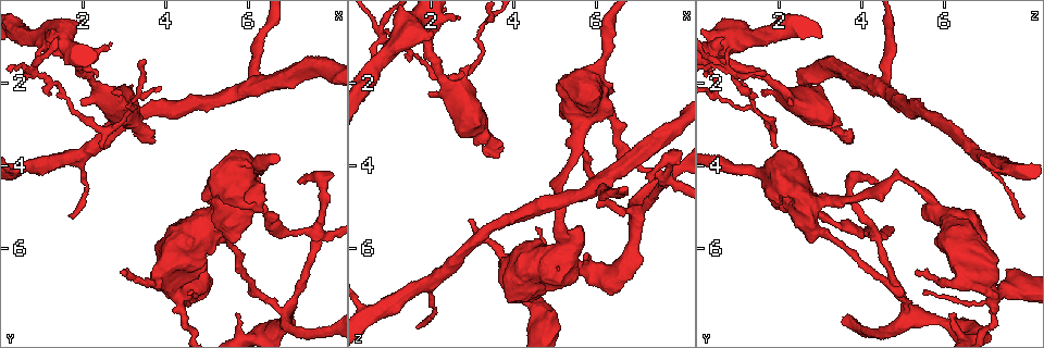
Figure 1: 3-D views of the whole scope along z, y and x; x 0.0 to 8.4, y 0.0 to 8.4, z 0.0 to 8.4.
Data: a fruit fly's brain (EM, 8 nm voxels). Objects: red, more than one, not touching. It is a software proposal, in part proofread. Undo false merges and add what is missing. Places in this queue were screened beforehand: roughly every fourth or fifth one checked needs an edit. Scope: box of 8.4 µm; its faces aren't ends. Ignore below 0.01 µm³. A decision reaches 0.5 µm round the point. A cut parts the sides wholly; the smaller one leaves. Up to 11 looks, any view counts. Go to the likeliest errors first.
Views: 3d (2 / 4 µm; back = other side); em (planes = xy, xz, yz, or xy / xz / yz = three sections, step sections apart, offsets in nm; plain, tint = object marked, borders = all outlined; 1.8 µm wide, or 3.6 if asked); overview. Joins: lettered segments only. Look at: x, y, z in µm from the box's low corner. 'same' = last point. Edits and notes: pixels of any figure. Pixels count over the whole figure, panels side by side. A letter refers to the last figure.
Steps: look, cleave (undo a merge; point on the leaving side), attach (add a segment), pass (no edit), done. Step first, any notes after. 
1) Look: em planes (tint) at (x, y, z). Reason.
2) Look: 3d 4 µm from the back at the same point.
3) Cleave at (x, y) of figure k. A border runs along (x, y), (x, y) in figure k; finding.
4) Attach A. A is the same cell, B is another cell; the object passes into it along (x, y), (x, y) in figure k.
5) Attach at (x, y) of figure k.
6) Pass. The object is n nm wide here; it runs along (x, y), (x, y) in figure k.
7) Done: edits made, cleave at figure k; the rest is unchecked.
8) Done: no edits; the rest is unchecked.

Look: 3d 4 µm at (7.55, 5.55, 4.25). Sharp bend.

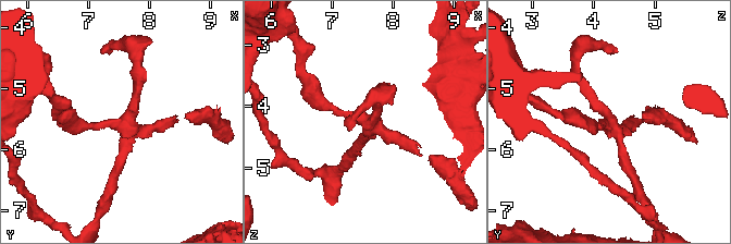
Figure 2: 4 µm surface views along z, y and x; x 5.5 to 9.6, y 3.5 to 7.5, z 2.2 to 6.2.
Look: em planes (tint) at (7.55, 5.60, 4.25). 4 arms meet here.

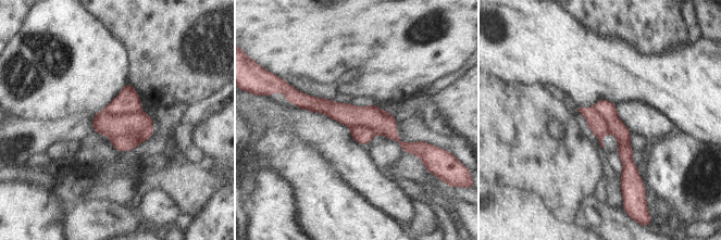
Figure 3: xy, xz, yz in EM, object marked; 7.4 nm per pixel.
Look: em planes (borders) at the same point. What lies round it.

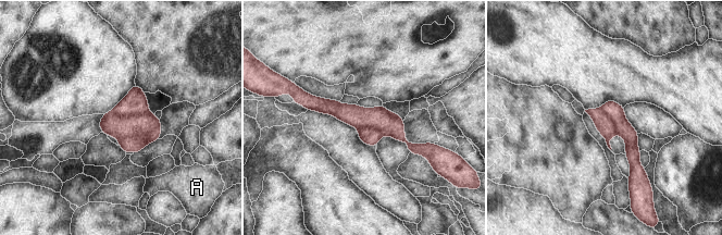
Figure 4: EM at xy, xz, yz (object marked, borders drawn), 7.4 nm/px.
Cleave at (135, 102) of figure 4. A is another cell; a border runs along (113, 109), (122, 116), (148, 111) in figure 4; two neurons meet here.

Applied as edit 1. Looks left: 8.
Look: 3d 2 µm at (2.50, 3.55, 2.00). Tapers out.

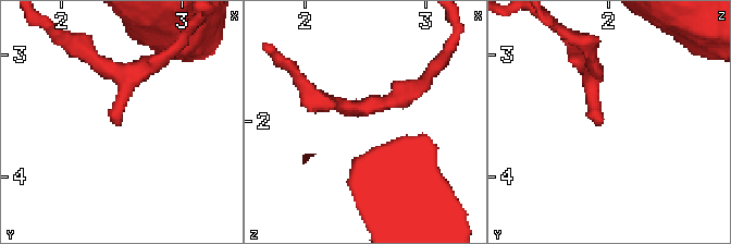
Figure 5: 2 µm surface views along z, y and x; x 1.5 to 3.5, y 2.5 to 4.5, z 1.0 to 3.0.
Look: em planes (borders) at (2.48, 3.56, 1.96). Need the tissue.

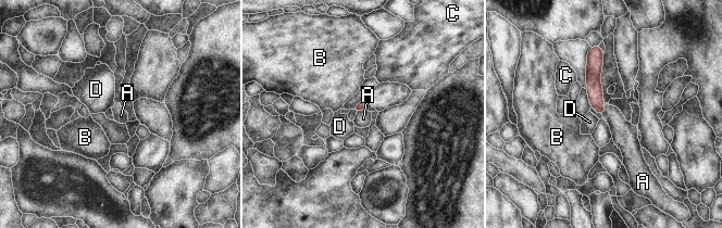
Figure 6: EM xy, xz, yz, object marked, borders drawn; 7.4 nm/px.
Attach A. A is the same cell, B, C and D are other cells; the object passes into it along (595, 90), (605, 110), (625, 136) in figure 6; the neuron continues.

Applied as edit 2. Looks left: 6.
Look: overview. See it whole again.

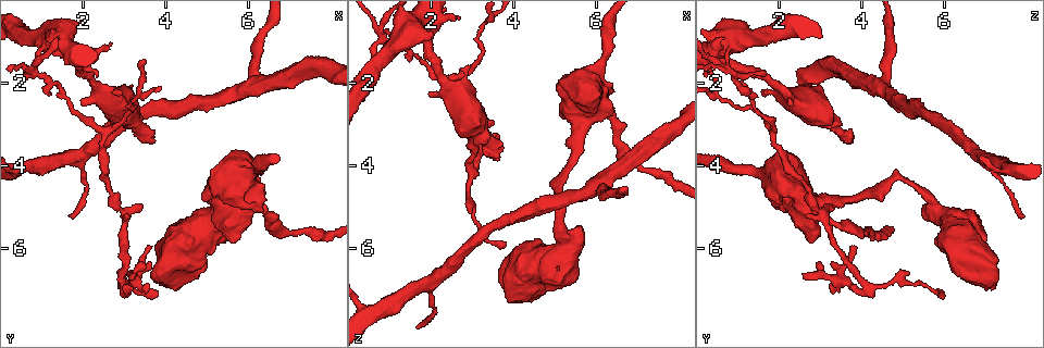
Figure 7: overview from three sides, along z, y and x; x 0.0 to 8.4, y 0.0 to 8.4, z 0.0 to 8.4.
Look: 3d 2 µm at (0.95, 1.55, 0.75). Abrupt turn.

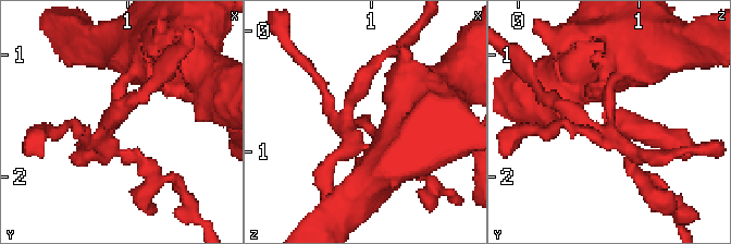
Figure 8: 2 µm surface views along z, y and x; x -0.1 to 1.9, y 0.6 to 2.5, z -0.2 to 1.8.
Look: em planes (tint) at (0.88, 1.52, 0.74). Now the EM.

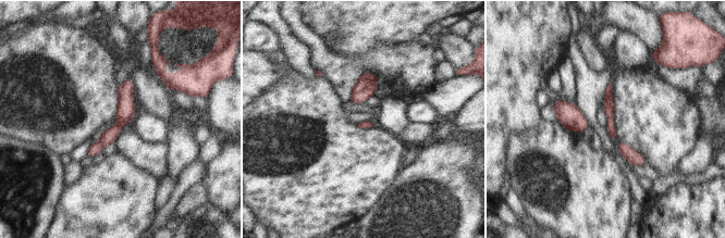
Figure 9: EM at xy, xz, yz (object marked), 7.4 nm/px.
Look: em planes (borders) at the same point. What lies round it.

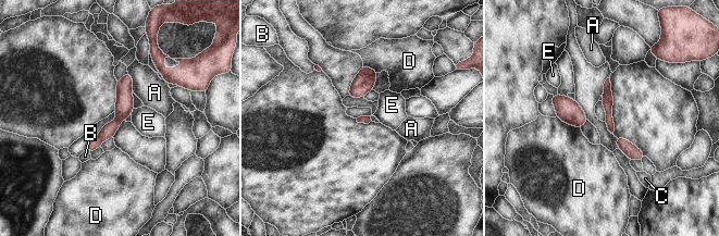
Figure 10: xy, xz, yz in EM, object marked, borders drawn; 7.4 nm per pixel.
Cleave at (94, 143) of figure 10. A, B, C, D and E are other cells; a border runs along (98, 135), (102, 140) in figure 10; two neurons meet here.

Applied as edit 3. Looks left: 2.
Done: edits made, cleave at figure 4, attach at figure 6, cleave at figure 10; the rest is unchecked.

